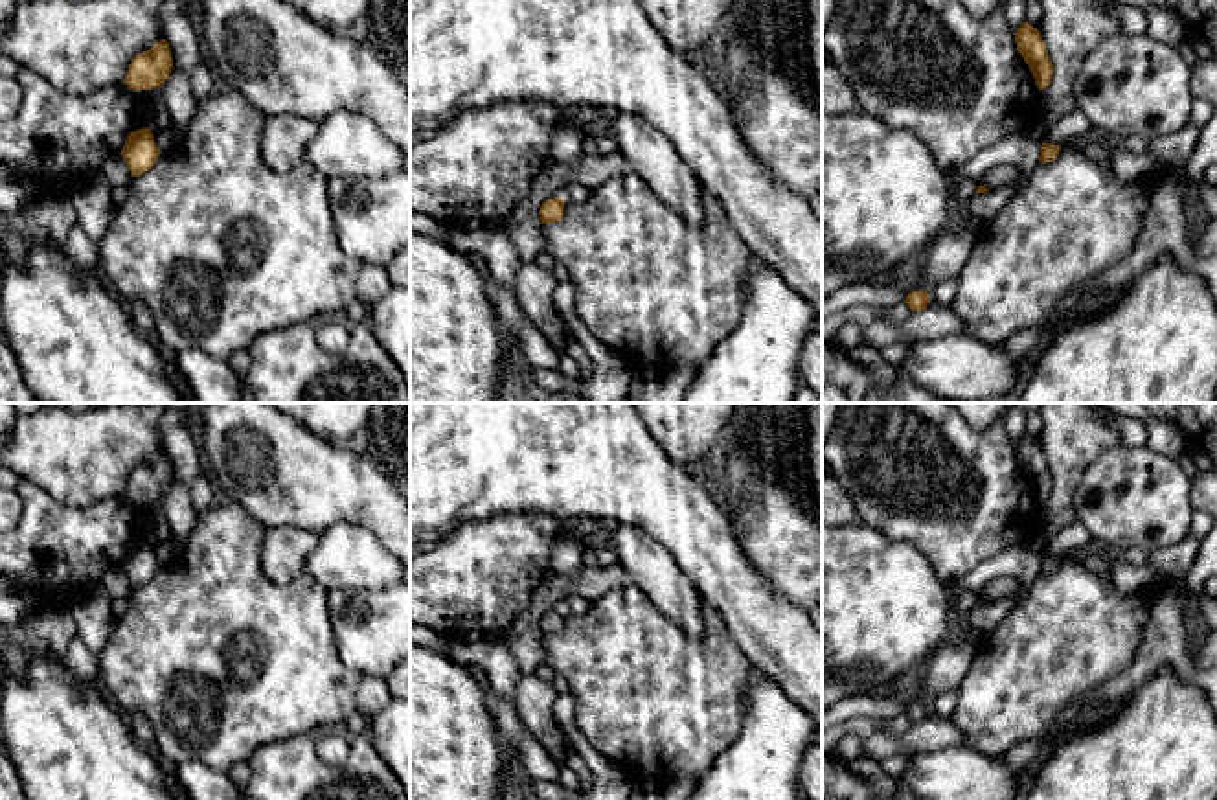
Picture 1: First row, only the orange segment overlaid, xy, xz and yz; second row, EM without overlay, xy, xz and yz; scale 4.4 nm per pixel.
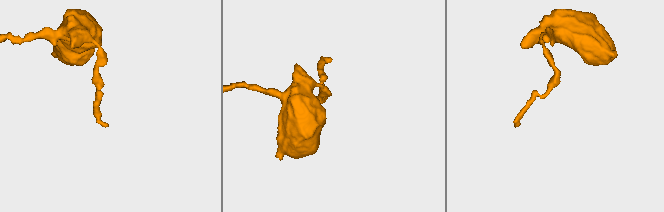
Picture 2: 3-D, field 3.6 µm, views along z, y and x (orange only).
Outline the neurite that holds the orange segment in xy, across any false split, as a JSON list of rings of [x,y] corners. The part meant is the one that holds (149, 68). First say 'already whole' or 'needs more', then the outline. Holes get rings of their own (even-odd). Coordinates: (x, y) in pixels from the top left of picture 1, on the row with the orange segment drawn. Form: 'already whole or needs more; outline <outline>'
already whole; outline [[[165,39],[156,42],[151,50],[138,53],[127,70],[123,83],[132,90],[160,88],[169,77],[173,59]]]

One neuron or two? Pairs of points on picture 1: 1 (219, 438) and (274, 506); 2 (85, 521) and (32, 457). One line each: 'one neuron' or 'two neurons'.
1: one neuron
2: two neurons

